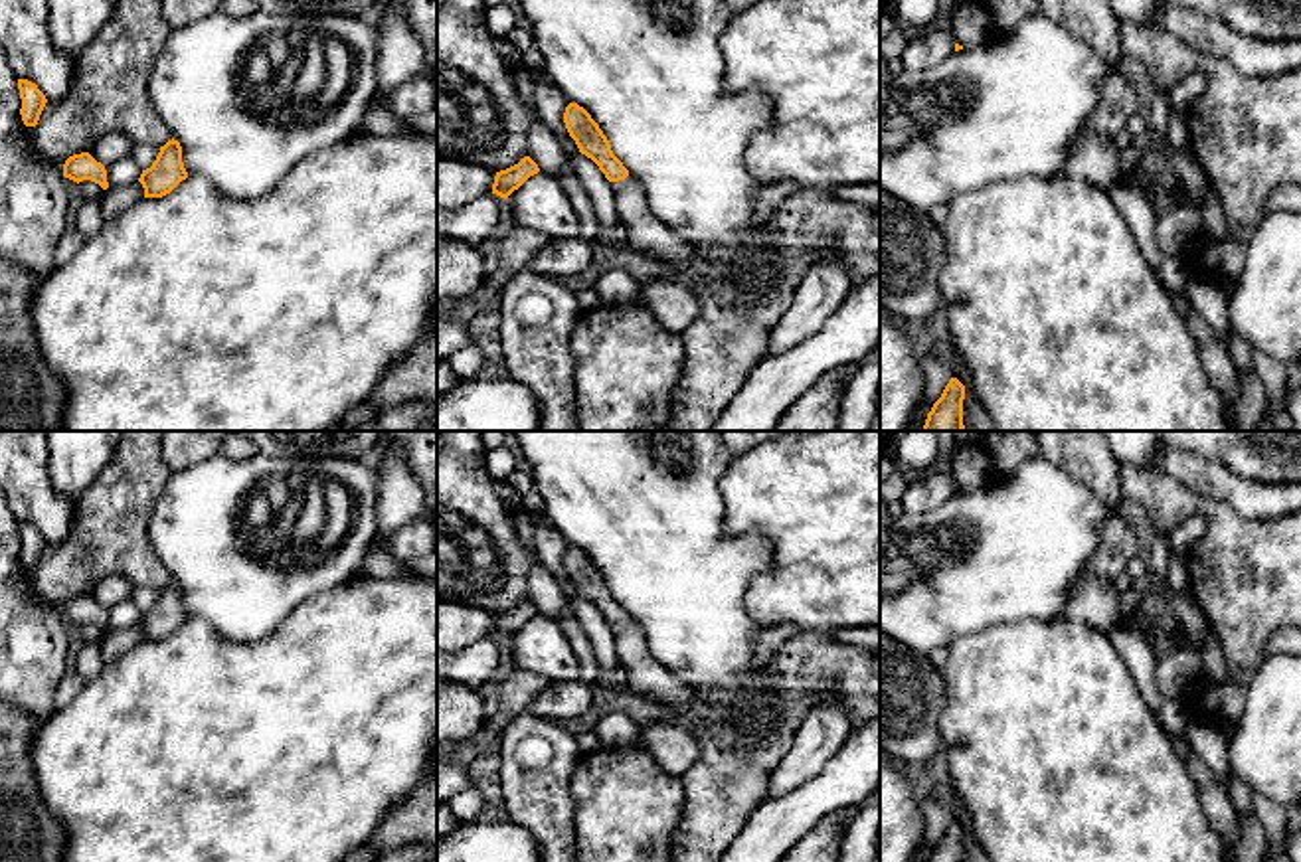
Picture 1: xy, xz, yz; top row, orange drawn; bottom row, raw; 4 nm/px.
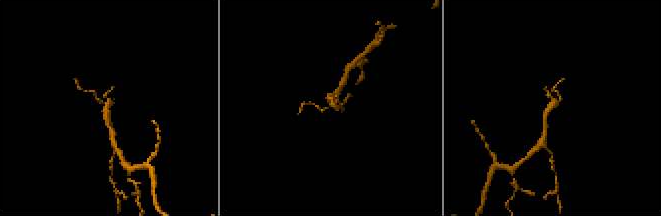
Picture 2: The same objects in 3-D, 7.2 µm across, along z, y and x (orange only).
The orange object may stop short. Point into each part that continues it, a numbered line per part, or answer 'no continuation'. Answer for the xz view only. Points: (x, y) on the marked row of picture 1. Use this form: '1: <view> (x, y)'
1: xz (645, 232)

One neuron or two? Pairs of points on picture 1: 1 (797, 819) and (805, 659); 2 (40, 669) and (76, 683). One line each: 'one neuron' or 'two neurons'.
1: two neurons
2: two neurons

